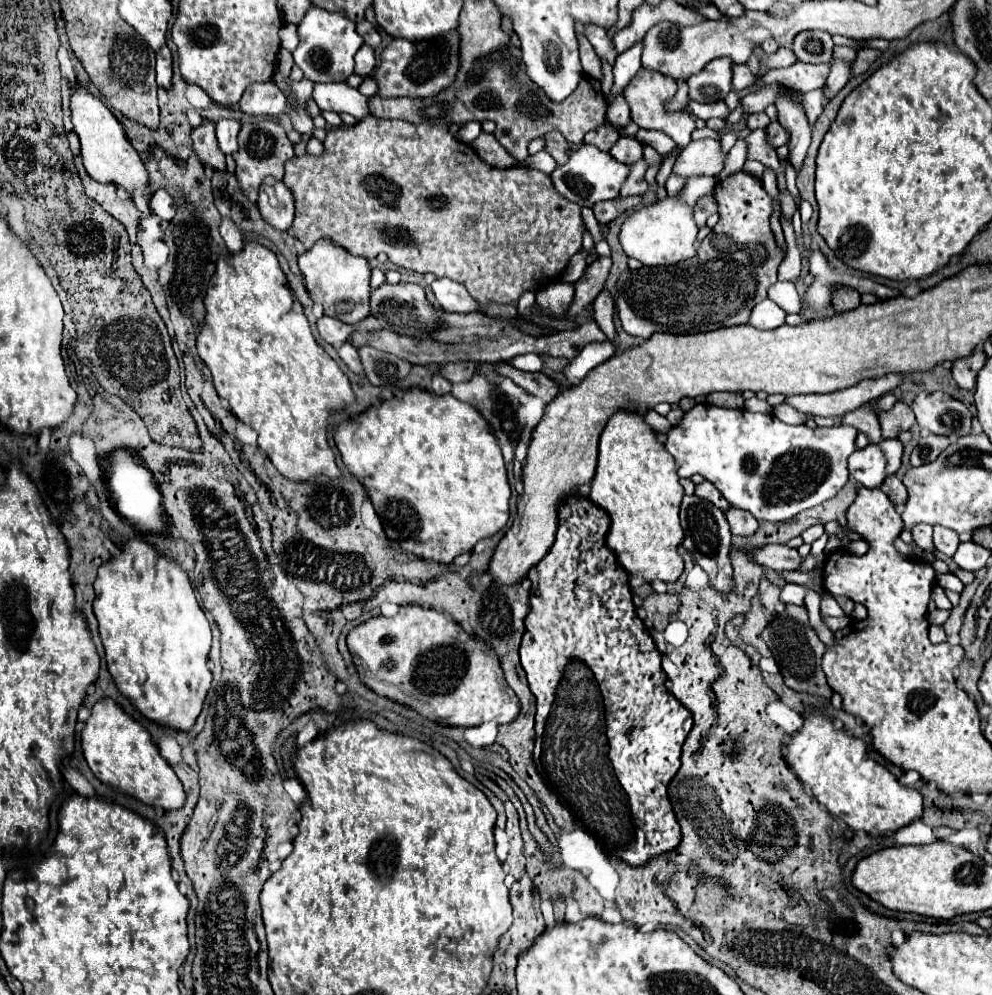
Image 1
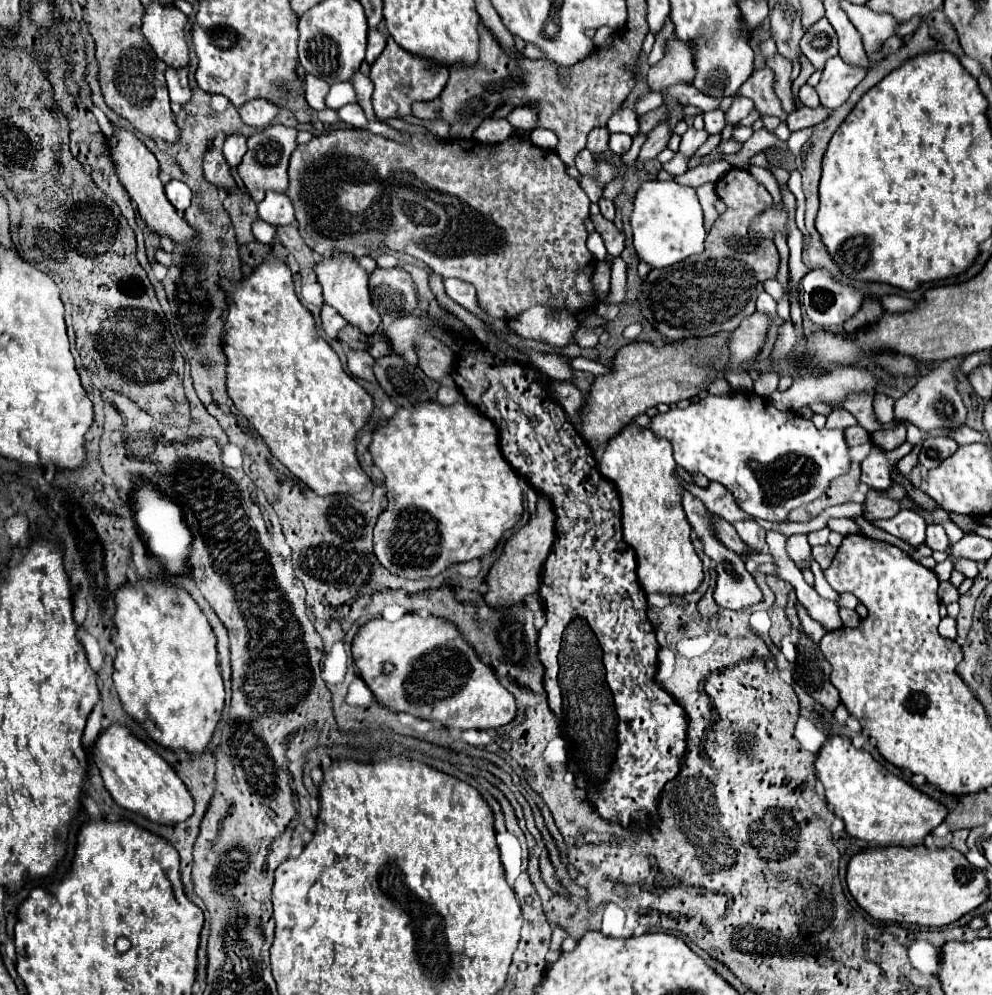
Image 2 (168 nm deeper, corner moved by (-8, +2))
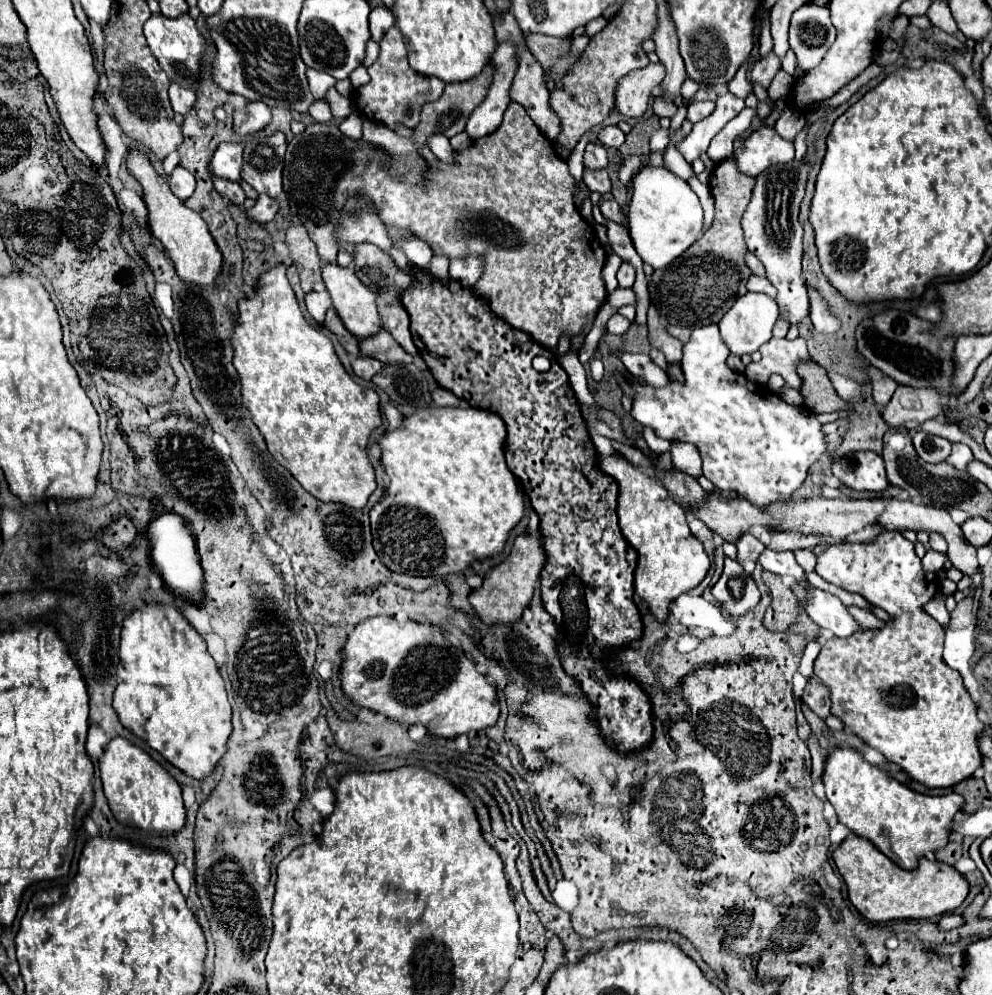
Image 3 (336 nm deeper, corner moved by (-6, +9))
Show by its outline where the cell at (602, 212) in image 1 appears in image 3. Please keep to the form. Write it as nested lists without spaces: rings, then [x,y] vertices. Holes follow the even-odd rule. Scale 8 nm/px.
[[[603,200],[601,202],[601,212],[603,212],[603,216],[607,218],[607,220],[613,220],[613,222],[617,222],[617,224],[623,224],[623,214],[621,214],[621,208],[619,208],[619,204],[615,202],[615,200]]]

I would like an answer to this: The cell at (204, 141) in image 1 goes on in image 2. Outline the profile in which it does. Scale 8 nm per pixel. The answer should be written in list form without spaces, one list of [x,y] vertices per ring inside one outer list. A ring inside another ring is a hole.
[[[211,147],[207,153],[205,153],[205,159],[203,159],[203,175],[205,179],[219,187],[219,189],[225,189],[225,191],[231,191],[235,189],[235,181],[231,177],[231,171],[229,171],[229,165],[223,157],[221,151],[217,151],[215,147]]]

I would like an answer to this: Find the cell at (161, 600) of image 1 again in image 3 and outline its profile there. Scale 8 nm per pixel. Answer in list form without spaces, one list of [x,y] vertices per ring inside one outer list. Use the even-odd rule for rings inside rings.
[[[145,602],[143,606],[131,610],[123,620],[113,708],[125,728],[143,738],[167,762],[197,780],[213,772],[217,760],[225,752],[225,742],[231,734],[231,706],[227,702],[227,692],[219,668],[207,652],[207,642],[203,636],[171,604]]]

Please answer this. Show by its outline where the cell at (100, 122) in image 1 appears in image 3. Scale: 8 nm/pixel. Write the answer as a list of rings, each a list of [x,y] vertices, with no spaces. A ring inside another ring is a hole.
[[[129,150],[127,170],[143,188],[143,200],[149,212],[149,230],[165,246],[165,252],[173,260],[177,274],[191,284],[211,286],[221,272],[221,252],[217,250],[203,218],[175,198],[171,188],[159,180],[159,174],[149,162],[149,156],[141,150]]]

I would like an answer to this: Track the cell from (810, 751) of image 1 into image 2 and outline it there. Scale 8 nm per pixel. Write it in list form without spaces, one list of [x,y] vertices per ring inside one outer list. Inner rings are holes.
[[[829,737],[817,755],[815,767],[817,777],[825,787],[827,803],[833,807],[833,813],[843,819],[845,831],[855,839],[863,839],[877,847],[913,847],[921,845],[923,839],[947,817],[945,805],[891,775],[871,757],[871,753],[855,749],[847,737]]]

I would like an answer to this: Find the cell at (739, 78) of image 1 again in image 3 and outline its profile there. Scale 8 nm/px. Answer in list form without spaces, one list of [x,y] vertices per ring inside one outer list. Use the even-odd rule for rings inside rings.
[[[769,54],[769,56],[765,56],[765,58],[755,62],[755,66],[751,70],[751,82],[753,84],[761,84],[763,88],[769,88],[771,80],[775,78],[779,68],[781,68],[781,60],[777,56]]]

